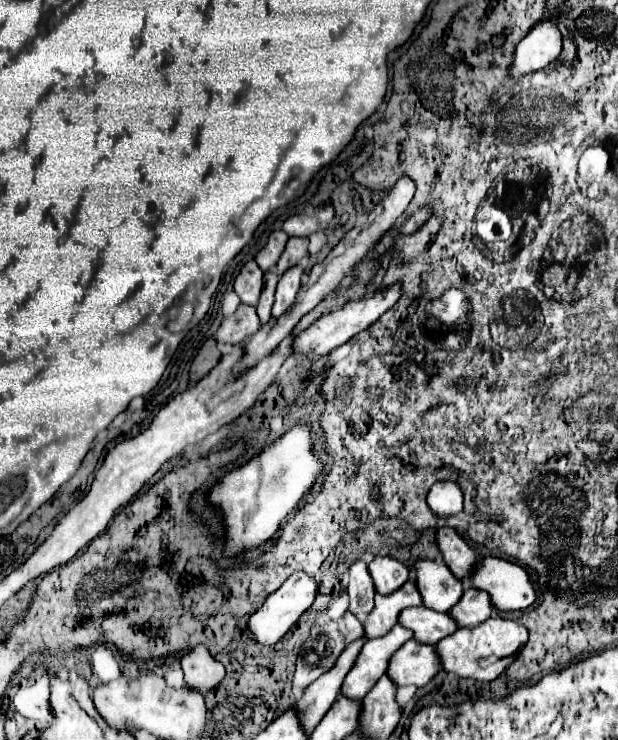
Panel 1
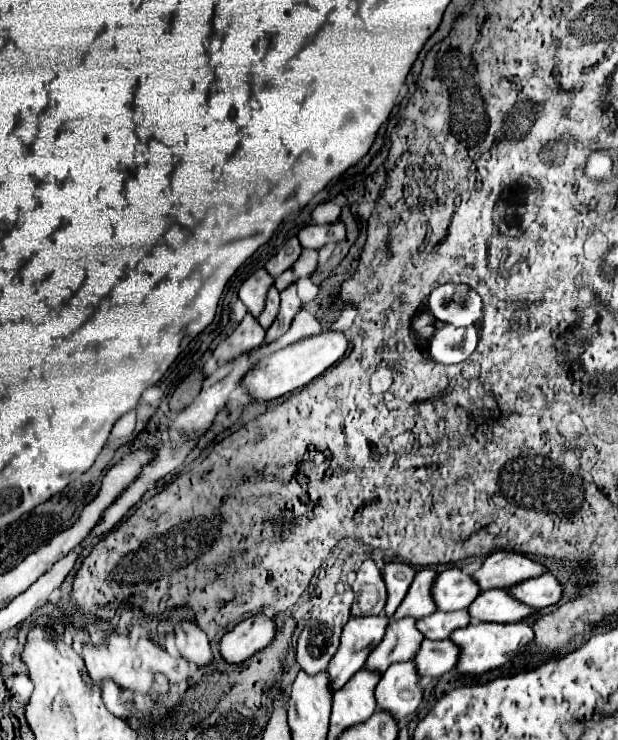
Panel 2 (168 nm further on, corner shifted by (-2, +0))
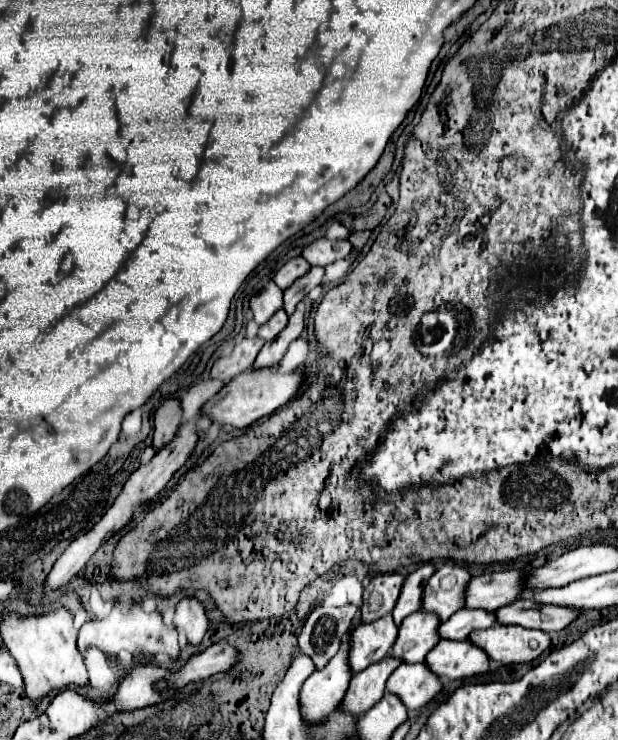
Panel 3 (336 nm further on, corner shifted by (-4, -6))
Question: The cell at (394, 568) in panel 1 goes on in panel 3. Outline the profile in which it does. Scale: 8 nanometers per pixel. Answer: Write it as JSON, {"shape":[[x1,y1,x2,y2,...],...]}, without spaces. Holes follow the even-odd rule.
{"shape":[[427,562,423,566,419,566,415,572,407,574,401,596,397,600,397,606,393,608,393,620,397,622,397,626,403,622,403,618,407,618,413,612,421,610,421,602,423,602,423,588,427,584,427,580,435,574,435,564]]}

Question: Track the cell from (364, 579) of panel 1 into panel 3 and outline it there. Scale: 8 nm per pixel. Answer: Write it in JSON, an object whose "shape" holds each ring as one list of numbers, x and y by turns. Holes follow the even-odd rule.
{"shape":[[379,574,375,576,363,594,361,618,363,622,373,622,385,614,389,614,401,594,405,576,403,574]]}

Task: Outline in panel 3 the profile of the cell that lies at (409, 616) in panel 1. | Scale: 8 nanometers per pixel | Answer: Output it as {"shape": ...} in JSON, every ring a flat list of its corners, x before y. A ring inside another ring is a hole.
{"shape":[[463,608,439,626,439,636,449,640,467,640,473,630,491,628,495,624,497,624,495,612,487,612,479,608]]}

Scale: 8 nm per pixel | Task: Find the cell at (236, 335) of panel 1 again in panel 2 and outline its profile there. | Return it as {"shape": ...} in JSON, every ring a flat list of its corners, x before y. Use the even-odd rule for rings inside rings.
{"shape":[[249,312,245,314,245,318,239,322,239,326,233,330,231,336,227,336,213,352,213,356,219,362,229,362,235,356,239,356,241,352,247,352,251,348,261,346,265,340,265,328,257,322,257,318,253,318]]}

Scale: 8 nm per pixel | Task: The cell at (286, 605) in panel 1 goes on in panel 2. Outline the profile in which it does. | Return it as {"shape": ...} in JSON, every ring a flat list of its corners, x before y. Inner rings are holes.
{"shape":[[257,612,255,616,239,622,231,632,221,638,221,654,227,662,241,664,255,652,269,646,275,640,275,634,275,620,265,616,263,612]]}

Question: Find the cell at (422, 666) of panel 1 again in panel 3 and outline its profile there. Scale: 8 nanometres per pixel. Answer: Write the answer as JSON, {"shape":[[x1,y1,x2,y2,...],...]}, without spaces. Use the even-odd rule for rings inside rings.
{"shape":[[443,638,439,646,427,654,425,662,437,676,445,676,449,680,489,672,489,656,471,640,457,642]]}

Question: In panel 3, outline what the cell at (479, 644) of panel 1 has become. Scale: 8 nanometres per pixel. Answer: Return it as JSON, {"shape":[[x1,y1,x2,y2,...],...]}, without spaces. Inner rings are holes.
{"shape":[[491,626,487,630,475,630,469,636,487,656,499,664,521,664,533,662,549,646,551,636,543,630,527,630,521,626]]}

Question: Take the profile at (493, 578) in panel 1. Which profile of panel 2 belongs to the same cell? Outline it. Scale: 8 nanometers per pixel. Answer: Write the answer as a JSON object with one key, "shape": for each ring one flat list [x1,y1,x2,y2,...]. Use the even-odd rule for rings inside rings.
{"shape":[[541,574,537,578,527,578,521,584,515,584,509,588,511,596,531,608,547,608,559,602,563,586,557,582,551,574]]}

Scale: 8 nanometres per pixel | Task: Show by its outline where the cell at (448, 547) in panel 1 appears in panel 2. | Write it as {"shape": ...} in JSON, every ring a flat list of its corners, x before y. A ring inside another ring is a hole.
{"shape":[[495,552,495,558,485,558,481,568,471,576,481,590,489,588,509,588,517,582,543,574,545,568,539,562,533,562,517,552]]}

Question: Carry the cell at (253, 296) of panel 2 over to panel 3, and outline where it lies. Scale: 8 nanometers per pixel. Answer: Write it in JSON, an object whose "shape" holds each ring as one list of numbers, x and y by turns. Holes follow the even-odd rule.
{"shape":[[269,282,261,294,257,294,257,296,251,298,253,318,255,318,255,322,259,326,265,324,279,308,283,308,283,292,273,282]]}

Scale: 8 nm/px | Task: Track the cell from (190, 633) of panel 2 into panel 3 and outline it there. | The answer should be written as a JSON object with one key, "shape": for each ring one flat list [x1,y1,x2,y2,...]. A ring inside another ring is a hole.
{"shape":[[183,598,177,606,175,606,175,620,173,624,177,628,181,628,187,636,187,642,189,644,201,644,205,632,207,632,207,626,209,626,209,620,205,616,205,608,199,600,195,598]]}

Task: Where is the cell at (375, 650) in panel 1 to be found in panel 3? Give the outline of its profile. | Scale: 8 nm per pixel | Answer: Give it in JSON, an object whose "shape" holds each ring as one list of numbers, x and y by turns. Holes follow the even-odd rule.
{"shape":[[417,612,417,614,411,614,409,618,405,618,405,622,399,626,399,636,397,636,397,642,395,642,393,650,391,650,391,656,401,658,403,662,423,662,425,656,441,640,439,632,437,632,439,624,441,624,441,620,433,612]]}

